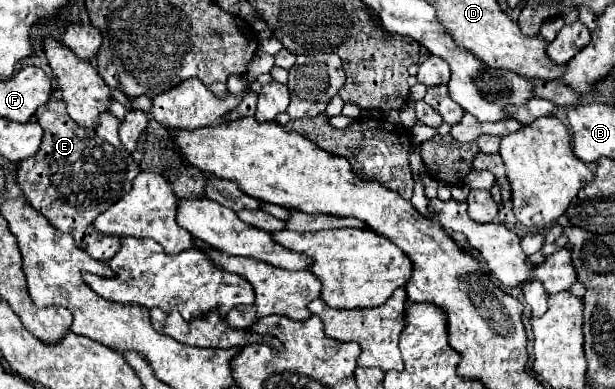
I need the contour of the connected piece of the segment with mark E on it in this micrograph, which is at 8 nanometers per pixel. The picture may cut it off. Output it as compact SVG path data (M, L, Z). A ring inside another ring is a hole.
M55 96L37 108L35 118L43 128L43 142L35 156L17 164L17 182L25 200L45 214L53 228L71 234L79 248L95 256L97 232L91 228L91 222L105 212L107 192L129 192L133 178L141 172L139 164L131 158L131 152L123 150L119 140L117 132L121 120L117 120L111 112L103 112L97 126L83 128L67 116L65 102ZM49 210L53 210L53 216L47 214Z

